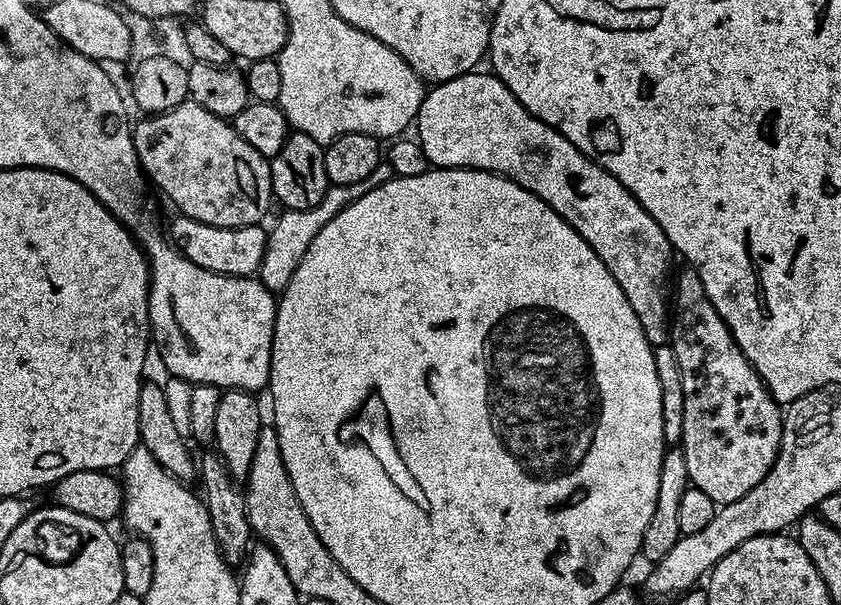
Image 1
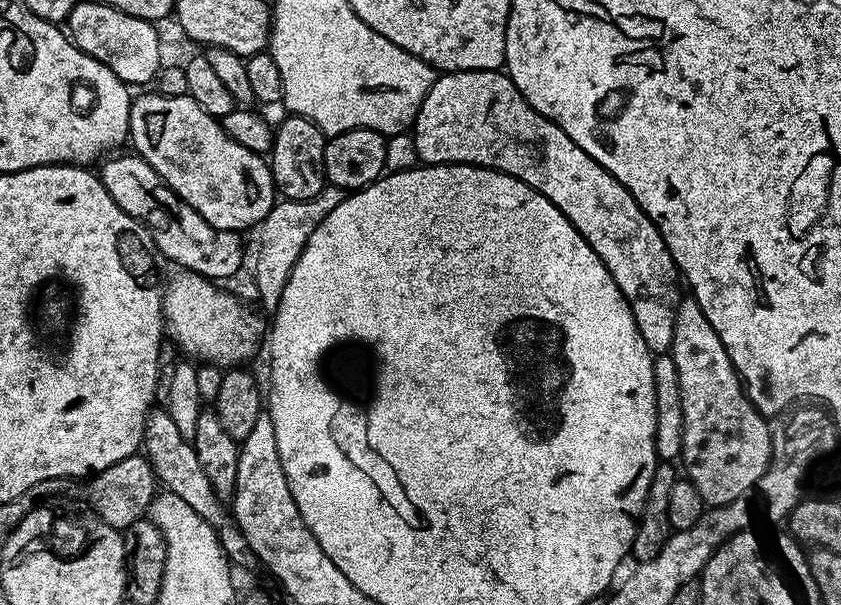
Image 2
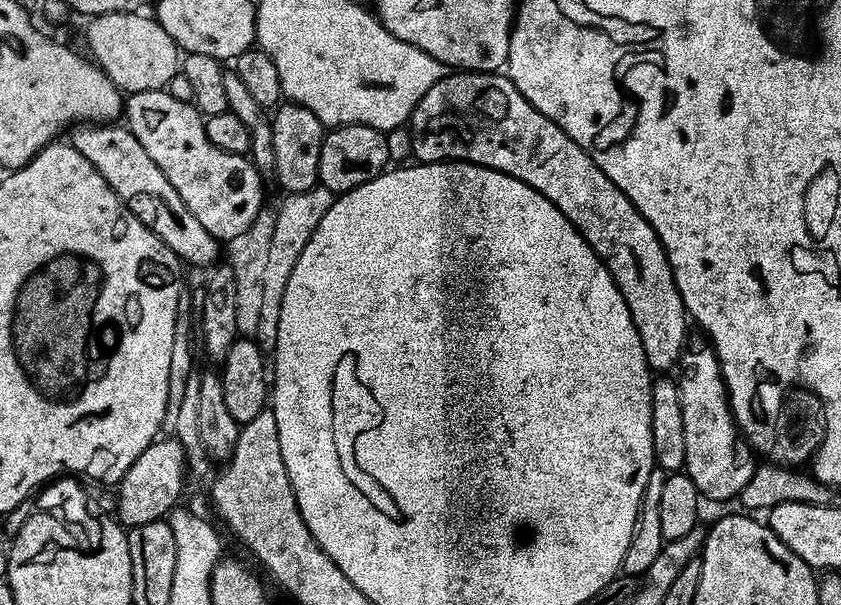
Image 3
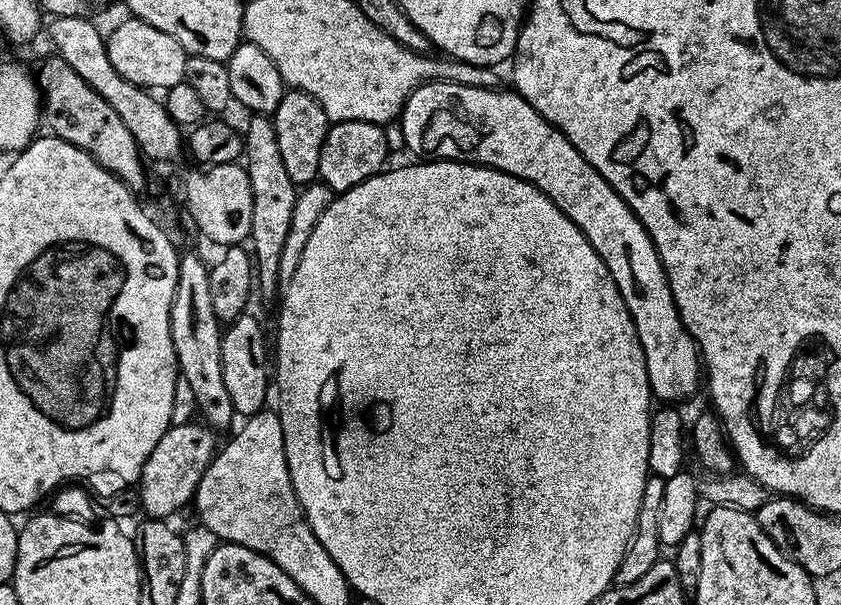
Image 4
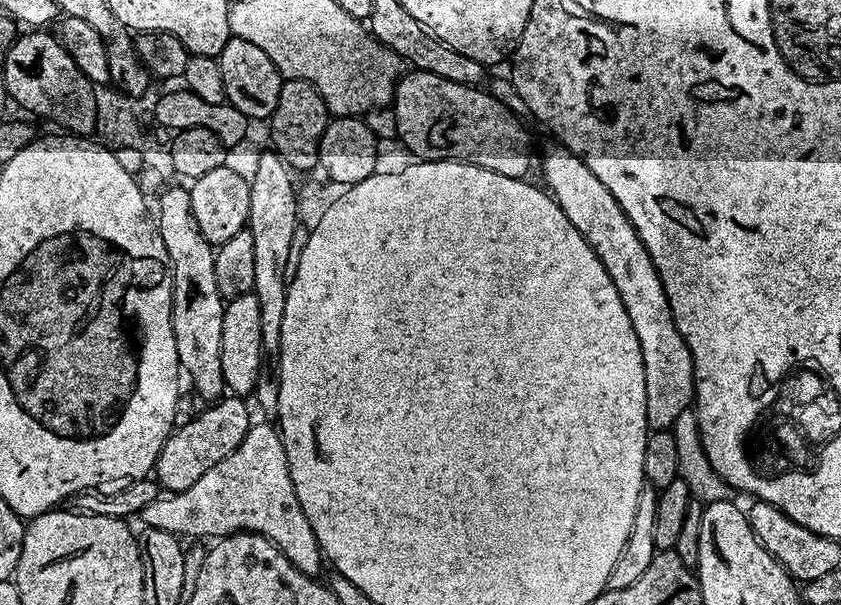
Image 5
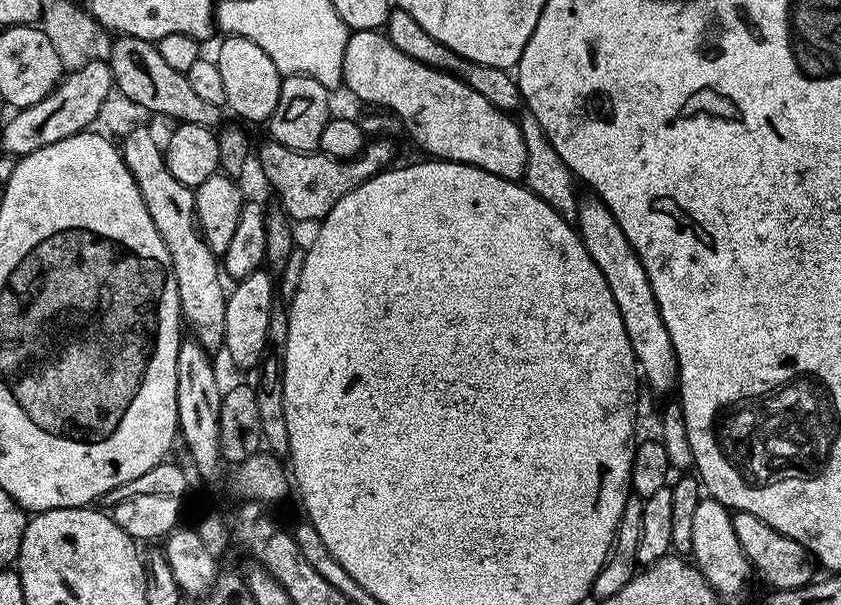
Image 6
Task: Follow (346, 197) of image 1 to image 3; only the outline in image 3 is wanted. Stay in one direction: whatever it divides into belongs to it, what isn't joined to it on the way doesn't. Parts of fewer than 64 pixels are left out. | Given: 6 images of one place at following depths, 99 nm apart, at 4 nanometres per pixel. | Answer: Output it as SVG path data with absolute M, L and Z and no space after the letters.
M318 184L310 191L289 192L283 198L280 206L275 211L274 232L269 245L267 264L265 264L263 304L260 311L260 322L255 334L255 341L261 352L270 354L275 351L278 338L278 323L281 317L282 297L286 292L286 282L290 273L298 262L302 250L310 240L310 235L317 228L322 217L329 210L335 200L335 193L324 185Z

